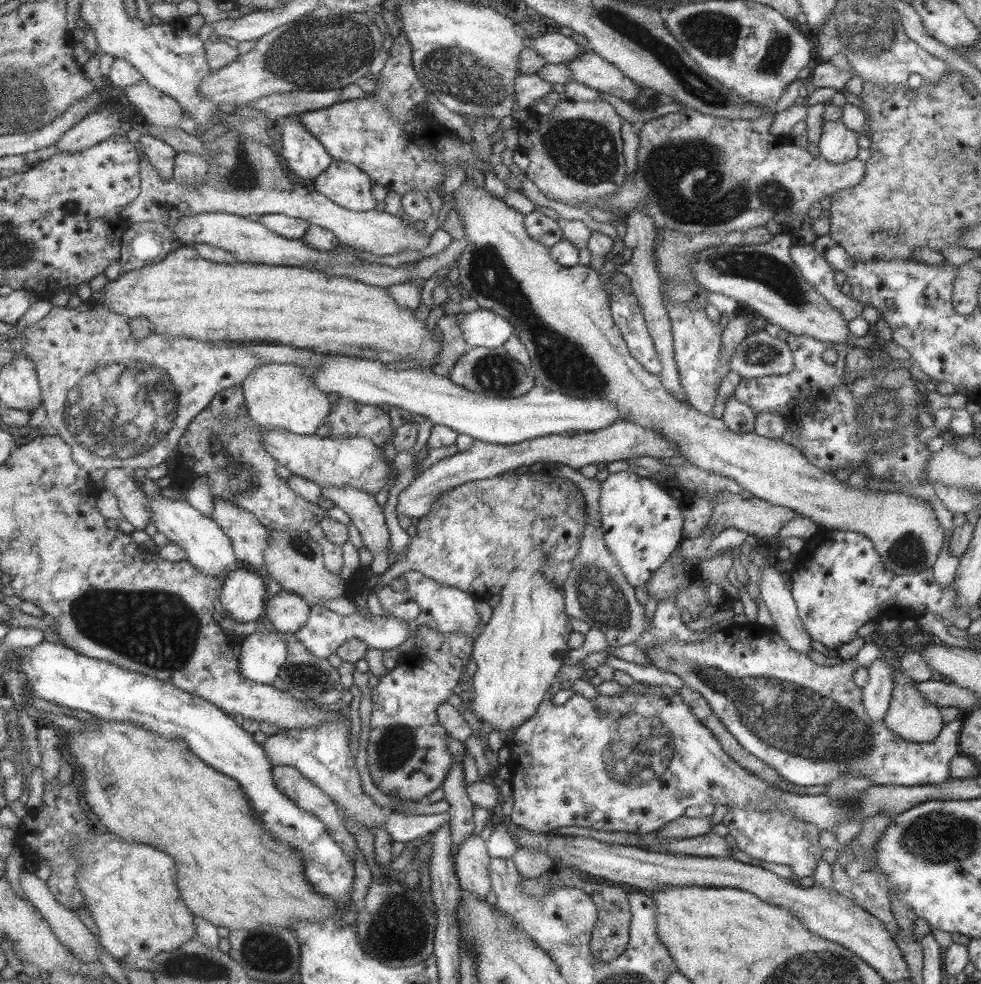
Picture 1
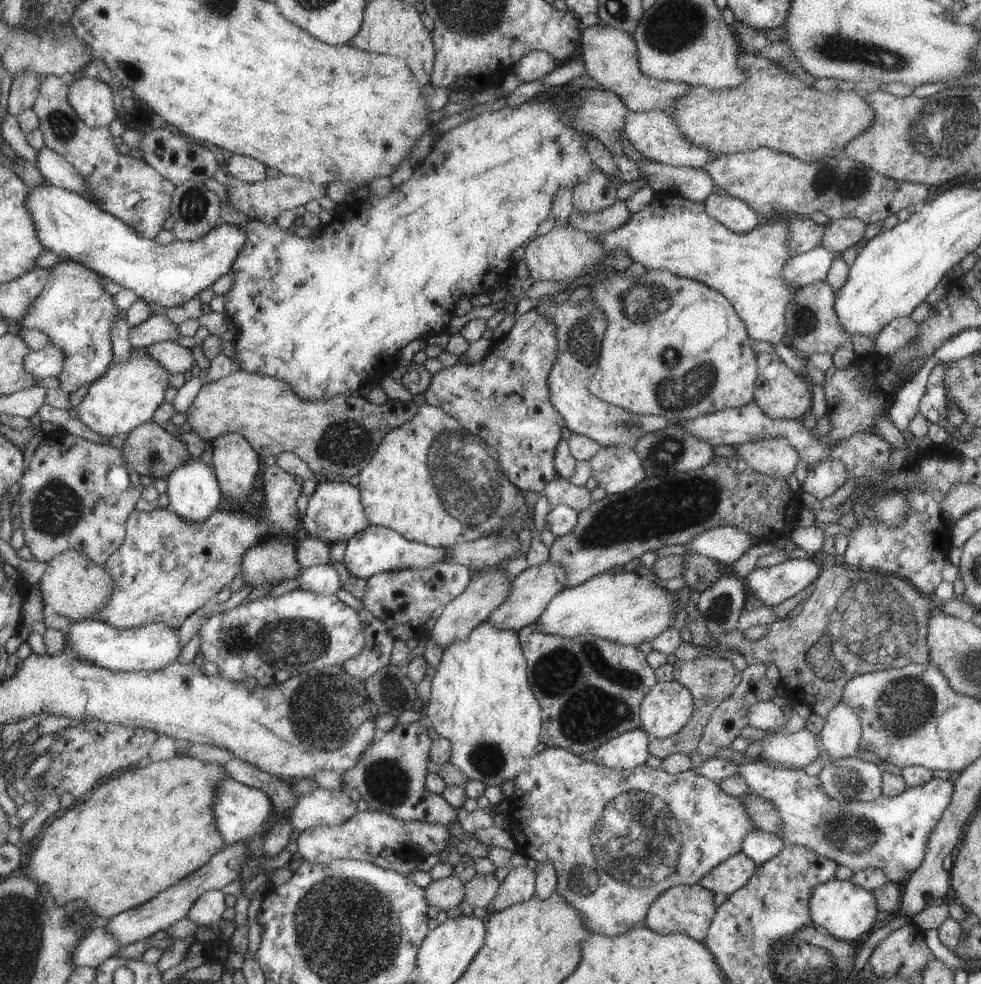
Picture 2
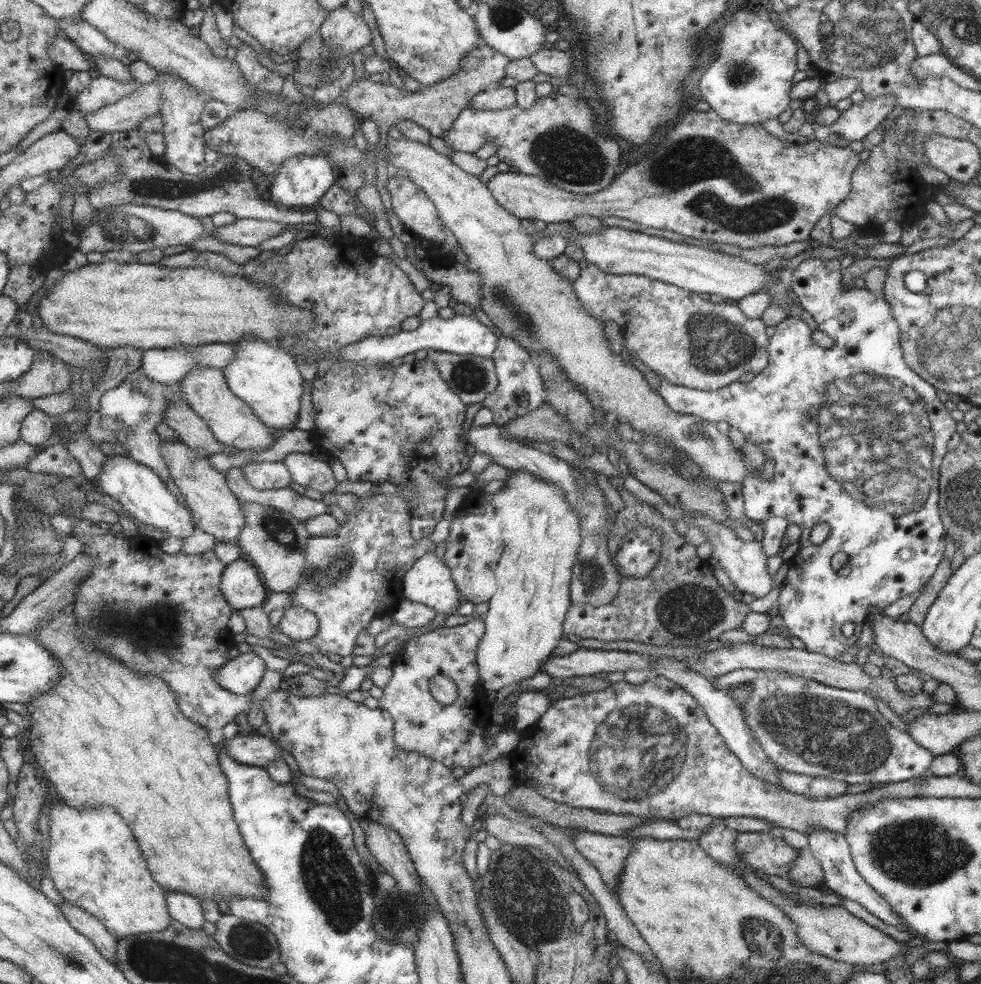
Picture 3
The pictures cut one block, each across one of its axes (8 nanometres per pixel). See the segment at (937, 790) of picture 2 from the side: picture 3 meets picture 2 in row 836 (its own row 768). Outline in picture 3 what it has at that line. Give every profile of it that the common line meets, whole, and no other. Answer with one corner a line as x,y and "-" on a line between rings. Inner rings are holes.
796,675
780,678
777,677
775,680
759,678
751,680
751,682
749,682
749,686
751,686
752,689
750,696
748,696
748,699
744,702
744,706
739,706
739,708
744,716
744,721
747,723
747,726
749,726
749,728
753,731
755,740
757,740
757,742
761,745
762,751
780,770
808,777
829,777
833,780
845,781
848,785
861,784
862,782
882,782
883,784
887,784
909,781
914,776
917,777
918,775
921,775
925,772
925,770
927,770
930,762
933,760
934,755
931,754
930,751
925,750
922,746
919,746
909,734
891,727
889,722
881,717
881,713
877,711
870,695
865,694
863,691
843,690
839,687
826,686
825,683
811,681
810,679
797,677

